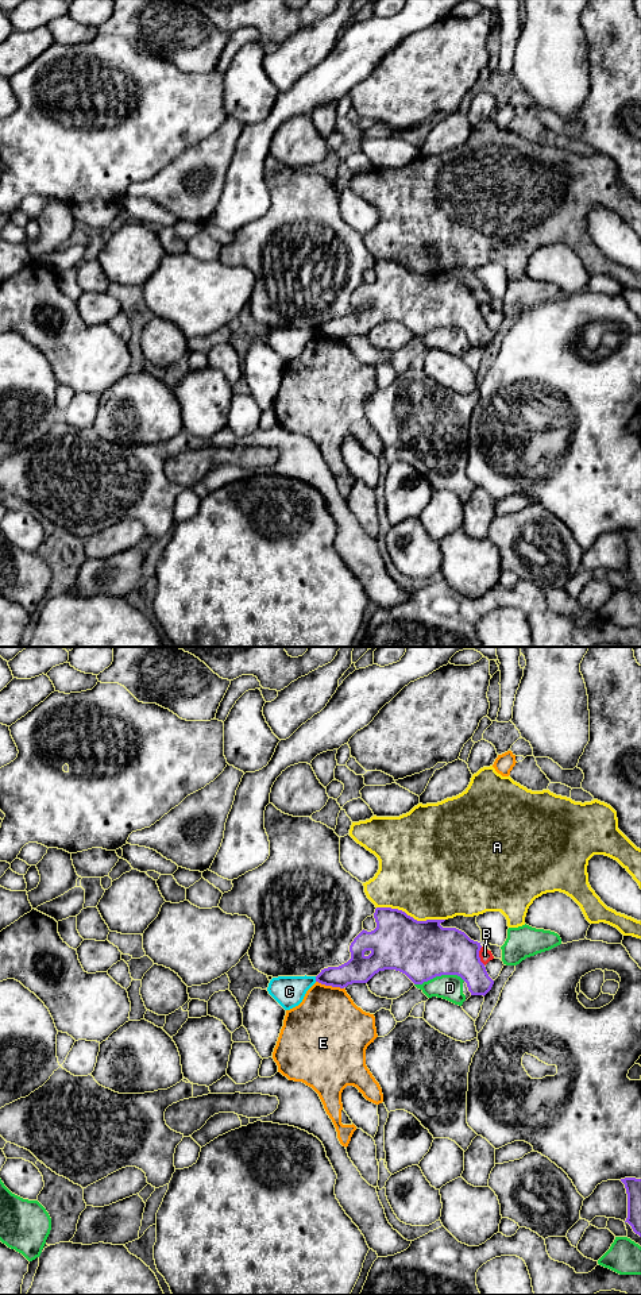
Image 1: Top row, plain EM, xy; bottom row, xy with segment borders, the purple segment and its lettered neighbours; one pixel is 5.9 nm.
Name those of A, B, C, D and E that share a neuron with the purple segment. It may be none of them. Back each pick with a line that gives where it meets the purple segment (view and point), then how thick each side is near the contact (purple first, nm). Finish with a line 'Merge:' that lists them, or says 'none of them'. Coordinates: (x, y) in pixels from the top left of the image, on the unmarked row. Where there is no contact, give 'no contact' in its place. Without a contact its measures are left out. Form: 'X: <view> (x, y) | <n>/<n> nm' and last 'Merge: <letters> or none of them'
Merge: none of them

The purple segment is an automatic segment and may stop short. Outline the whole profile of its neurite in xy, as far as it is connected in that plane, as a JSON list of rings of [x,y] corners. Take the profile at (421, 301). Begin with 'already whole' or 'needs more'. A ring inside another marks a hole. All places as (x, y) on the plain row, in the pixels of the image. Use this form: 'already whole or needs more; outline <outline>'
already whole; outline [[[377,259],[374,265],[377,280],[362,282],[351,294],[351,311],[339,317],[321,321],[316,334],[344,340],[352,335],[367,335],[375,325],[395,321],[405,325],[414,336],[422,336],[436,328],[457,327],[468,339],[471,347],[486,347],[494,332],[480,313],[480,294],[471,292],[456,280],[443,280],[445,271],[417,273],[405,263],[391,259]]]

